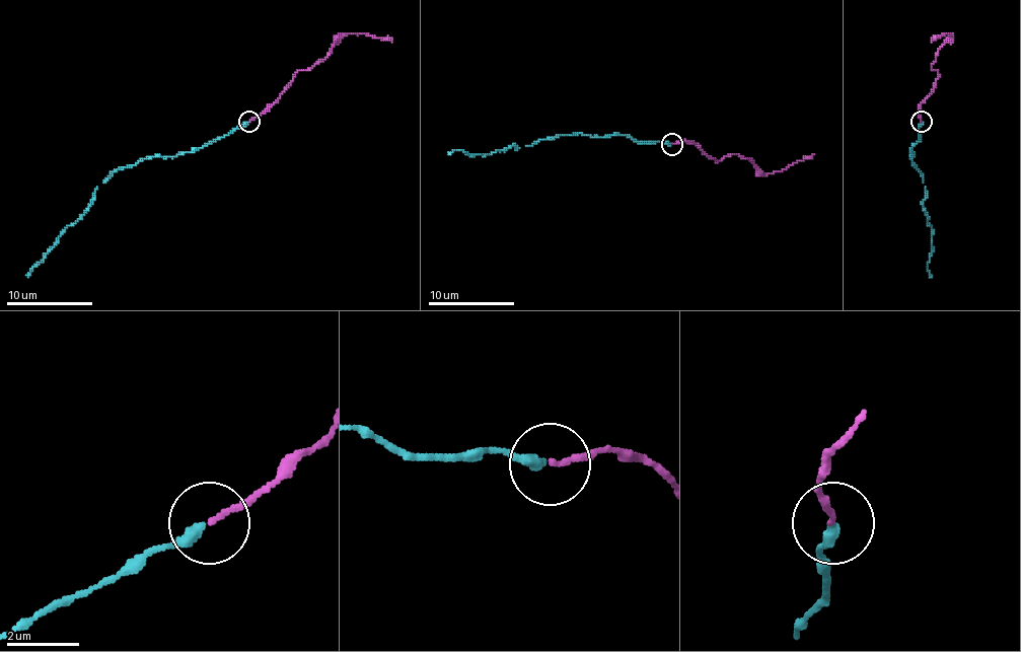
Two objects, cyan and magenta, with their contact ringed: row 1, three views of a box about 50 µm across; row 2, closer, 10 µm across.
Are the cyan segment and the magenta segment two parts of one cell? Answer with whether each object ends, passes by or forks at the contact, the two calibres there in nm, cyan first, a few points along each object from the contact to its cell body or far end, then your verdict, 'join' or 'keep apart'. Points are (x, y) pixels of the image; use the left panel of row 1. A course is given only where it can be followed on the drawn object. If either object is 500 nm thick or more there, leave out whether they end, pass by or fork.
cyan ends; magenta ends; calibres 300 and 140 nm; course cyan (247, 122), (190, 152), (174, 156), (151, 156), (119, 167), (96, 187), (92, 204), (67, 227), (27, 277); course magenta (249, 122), (269, 106), (299, 70), (312, 68), (320, 62), (343, 35), (364, 33), (392, 42); keep apart

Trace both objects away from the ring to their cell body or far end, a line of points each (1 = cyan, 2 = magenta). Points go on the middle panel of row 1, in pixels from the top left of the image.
1: (670, 143), (573, 133), (489, 154), (454, 150), (450, 154)
2: (672, 143), (691, 141), (715, 160), (734, 154), (743, 156), (764, 173), (786, 169), (814, 154)

